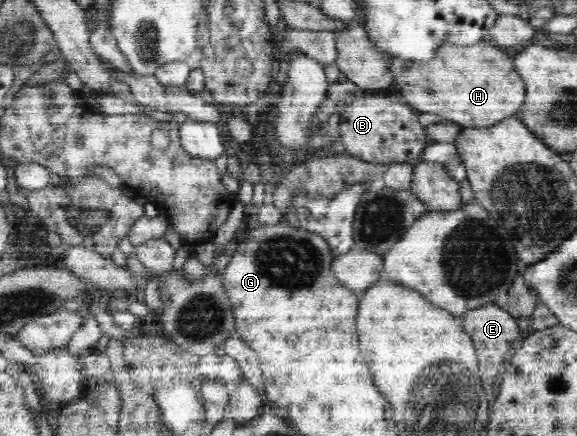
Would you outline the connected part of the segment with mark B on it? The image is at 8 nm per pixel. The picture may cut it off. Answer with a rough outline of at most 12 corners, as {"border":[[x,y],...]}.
{"border":[[366,92],[340,106],[351,157],[417,163],[429,143],[406,102]]}

